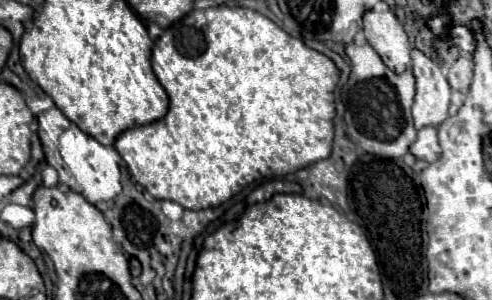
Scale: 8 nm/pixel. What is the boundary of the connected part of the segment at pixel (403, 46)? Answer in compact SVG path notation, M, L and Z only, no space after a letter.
M367 10L363 14L363 28L367 42L391 70L403 72L411 66L411 42L395 12Z

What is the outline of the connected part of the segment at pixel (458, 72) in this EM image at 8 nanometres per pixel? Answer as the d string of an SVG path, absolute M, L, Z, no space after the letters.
M463 56L449 68L449 74L447 74L451 88L461 92L461 94L469 92L471 78L473 78L473 62L469 58L463 58Z

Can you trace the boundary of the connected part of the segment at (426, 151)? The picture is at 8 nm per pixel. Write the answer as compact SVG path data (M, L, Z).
M421 128L417 134L415 144L411 146L411 154L417 160L425 162L435 162L439 158L439 142L437 142L437 130L435 128Z

